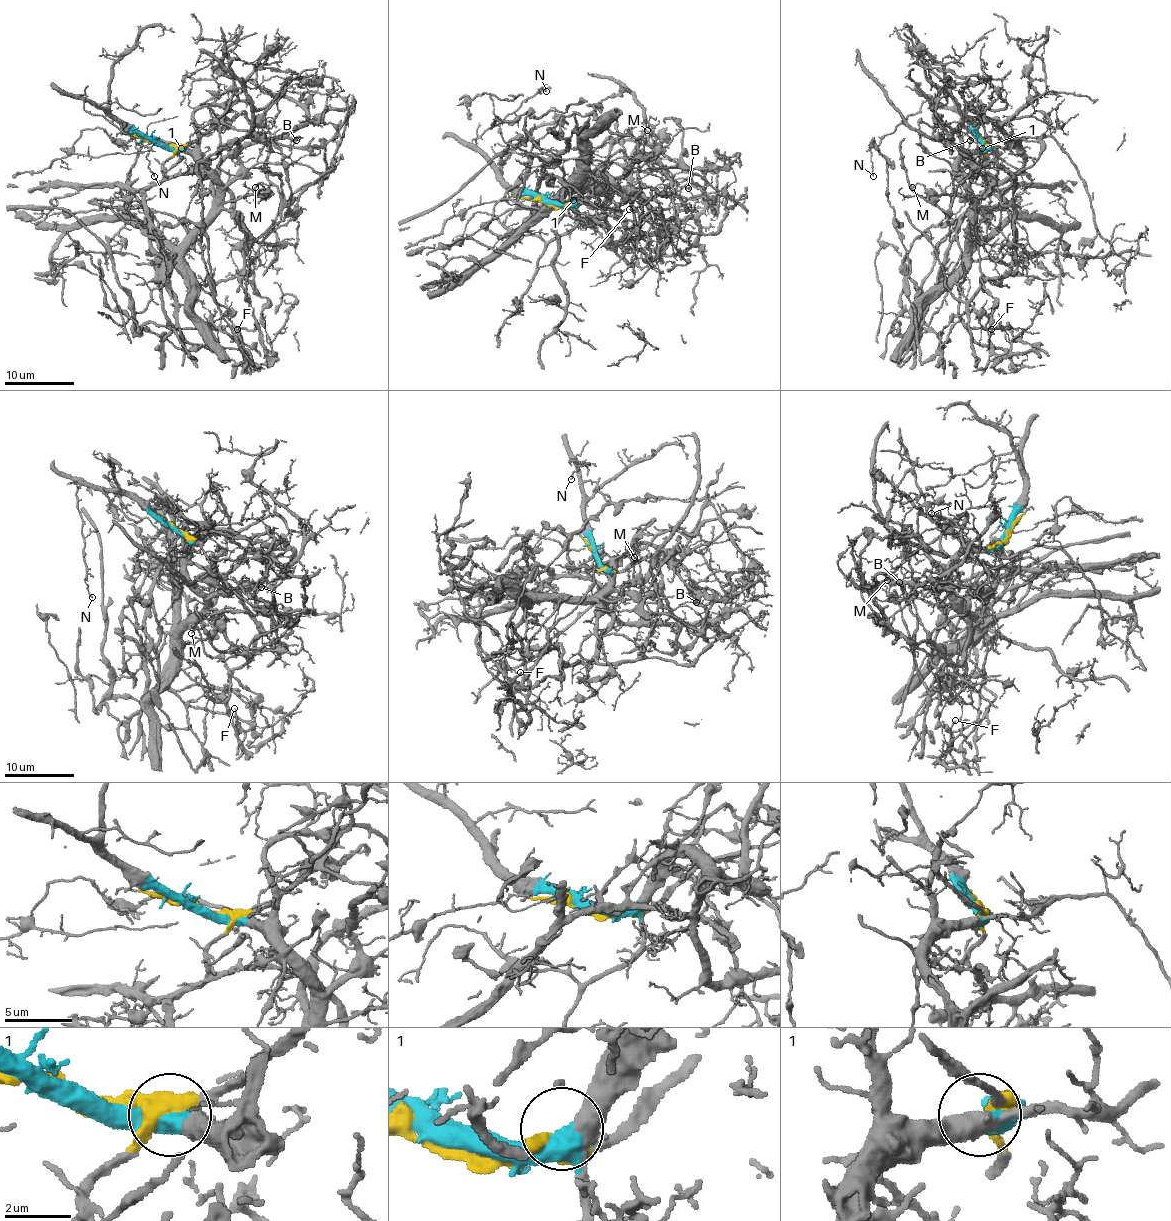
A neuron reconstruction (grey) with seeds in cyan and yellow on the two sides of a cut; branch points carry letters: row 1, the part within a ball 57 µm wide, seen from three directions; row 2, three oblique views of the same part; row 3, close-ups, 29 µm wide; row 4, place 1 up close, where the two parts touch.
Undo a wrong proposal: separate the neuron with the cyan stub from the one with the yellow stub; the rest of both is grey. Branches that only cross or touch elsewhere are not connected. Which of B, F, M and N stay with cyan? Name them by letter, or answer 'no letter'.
B, M, N

